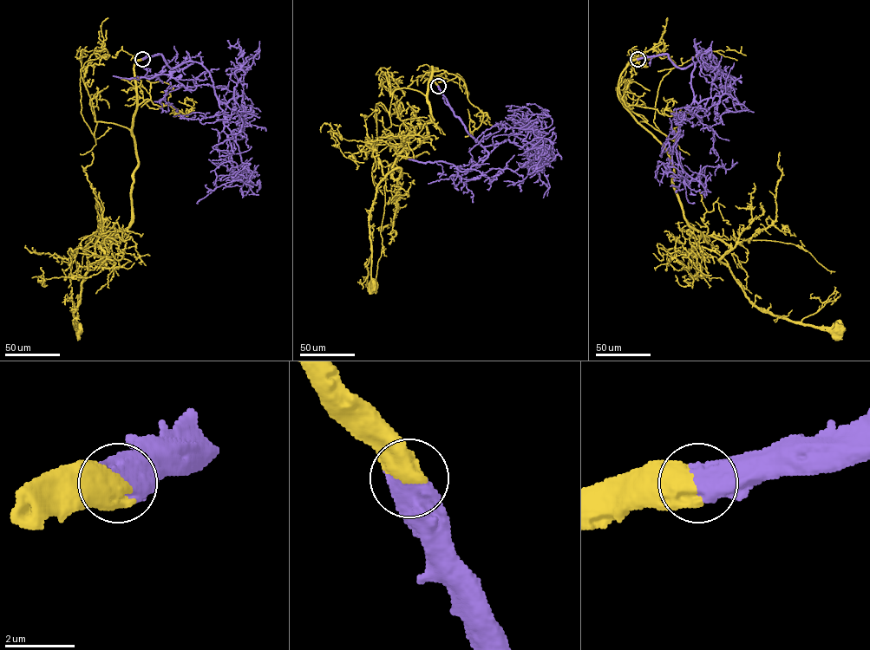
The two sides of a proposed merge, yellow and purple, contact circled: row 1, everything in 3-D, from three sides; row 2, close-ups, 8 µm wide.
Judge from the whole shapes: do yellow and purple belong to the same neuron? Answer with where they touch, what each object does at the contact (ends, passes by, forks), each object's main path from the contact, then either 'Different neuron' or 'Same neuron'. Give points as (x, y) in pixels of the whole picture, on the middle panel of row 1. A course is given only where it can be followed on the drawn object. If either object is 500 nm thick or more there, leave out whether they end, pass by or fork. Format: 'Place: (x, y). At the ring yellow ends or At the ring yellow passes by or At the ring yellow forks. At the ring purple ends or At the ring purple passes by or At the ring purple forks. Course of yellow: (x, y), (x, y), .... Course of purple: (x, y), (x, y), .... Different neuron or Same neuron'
Place: (438, 86). Course of yellow: (438, 86), (431, 66), (427, 136), (389, 165), (378, 161), (385, 177), (369, 217), (374, 285). Course of purple: (438, 86), (483, 146), (513, 141), (513, 121), (527, 129), (523, 140), (539, 160), (520, 181), (504, 181). Same neuron

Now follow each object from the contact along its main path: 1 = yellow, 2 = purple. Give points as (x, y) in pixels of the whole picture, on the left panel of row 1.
1: (142, 59), (134, 68), (131, 224), (97, 231), (82, 248), (89, 267), (74, 312), (78, 330)
2: (142, 59), (199, 62), (210, 74), (227, 178), (245, 165), (208, 159)

